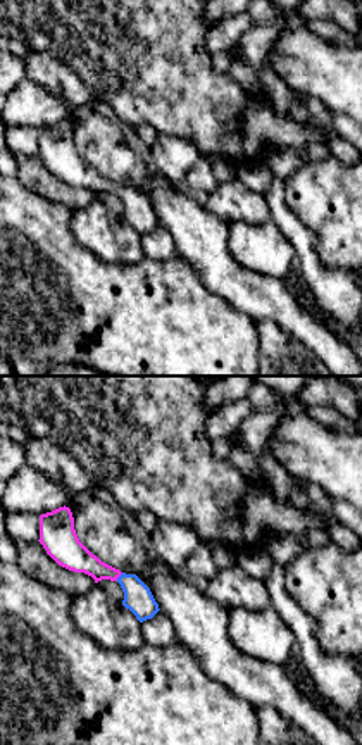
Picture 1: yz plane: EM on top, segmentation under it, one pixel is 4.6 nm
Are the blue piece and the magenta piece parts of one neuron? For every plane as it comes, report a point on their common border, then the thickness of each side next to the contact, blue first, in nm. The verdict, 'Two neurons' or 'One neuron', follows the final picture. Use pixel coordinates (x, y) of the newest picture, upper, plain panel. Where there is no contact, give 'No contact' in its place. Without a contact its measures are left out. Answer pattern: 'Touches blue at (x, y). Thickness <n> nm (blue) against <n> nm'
Touches blue at (119, 190). Thickness 140 nm (blue) against 140 nm

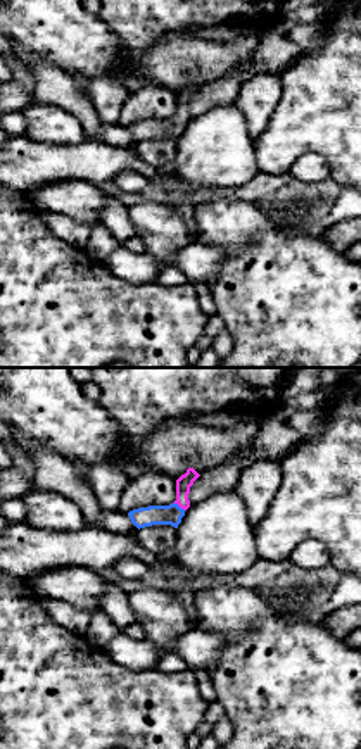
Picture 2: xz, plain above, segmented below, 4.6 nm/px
Touches blue at (178, 119). Thickness 100 nm (blue) against 70 nm

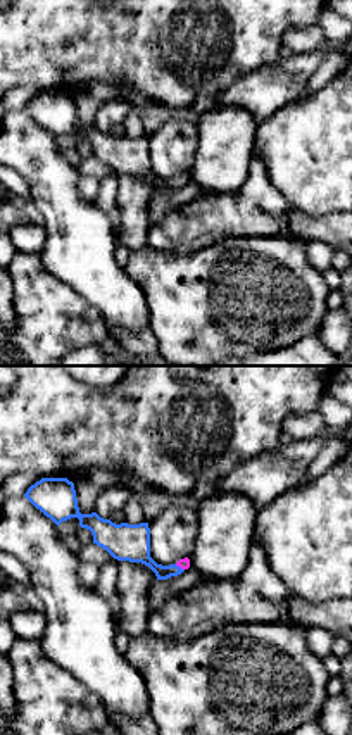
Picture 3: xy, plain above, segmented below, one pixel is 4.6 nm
Touches blue at (178, 180). Thickness 180 nm (blue) against 50 nm

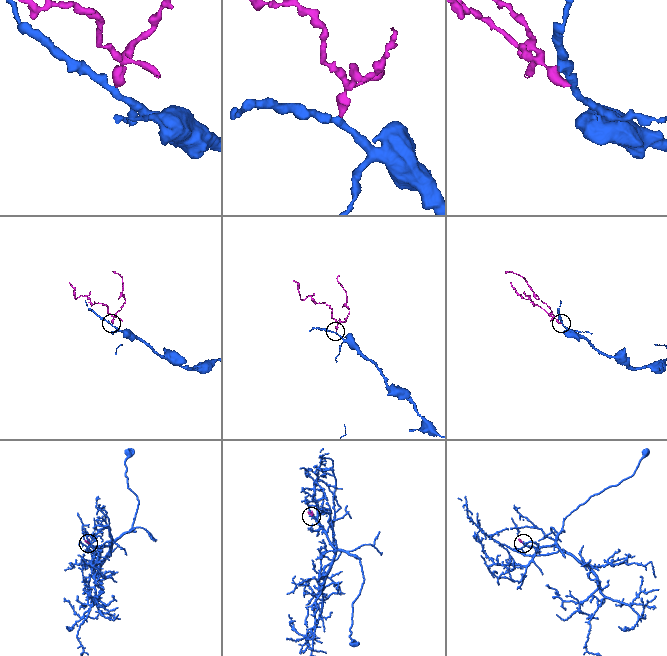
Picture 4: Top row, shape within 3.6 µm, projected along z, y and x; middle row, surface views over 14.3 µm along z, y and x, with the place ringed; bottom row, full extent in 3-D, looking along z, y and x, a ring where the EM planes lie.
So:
One neuron

